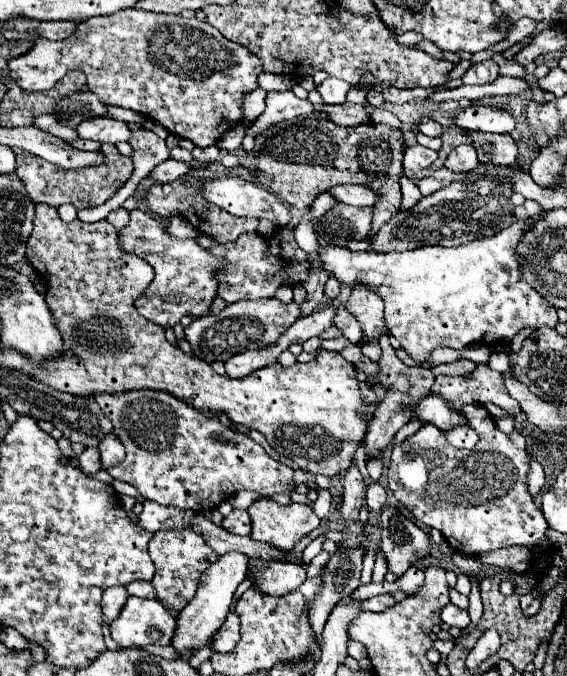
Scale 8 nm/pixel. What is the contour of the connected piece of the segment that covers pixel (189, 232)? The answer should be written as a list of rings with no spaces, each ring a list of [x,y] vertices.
[[[173,217],[167,225],[167,231],[173,235],[173,237],[181,237],[181,239],[197,239],[201,235],[201,231],[197,231],[191,223],[187,223],[185,219],[181,217]]]

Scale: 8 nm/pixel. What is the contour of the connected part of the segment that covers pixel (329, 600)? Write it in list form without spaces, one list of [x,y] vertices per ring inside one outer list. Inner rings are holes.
[[[359,545],[353,551],[335,551],[327,561],[323,573],[323,589],[317,593],[317,599],[309,603],[309,623],[317,643],[321,641],[321,631],[333,607],[359,587],[363,555],[365,551],[361,551]]]

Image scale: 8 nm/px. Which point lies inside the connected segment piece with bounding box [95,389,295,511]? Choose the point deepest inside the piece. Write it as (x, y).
(177, 456)

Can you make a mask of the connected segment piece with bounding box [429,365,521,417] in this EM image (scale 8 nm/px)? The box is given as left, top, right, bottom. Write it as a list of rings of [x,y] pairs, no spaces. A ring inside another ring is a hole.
[[[477,365],[477,371],[473,371],[473,375],[467,379],[439,375],[429,389],[429,395],[445,395],[445,399],[449,399],[457,411],[461,411],[467,403],[495,403],[513,417],[521,413],[517,401],[505,391],[503,375],[489,369],[487,365]]]

